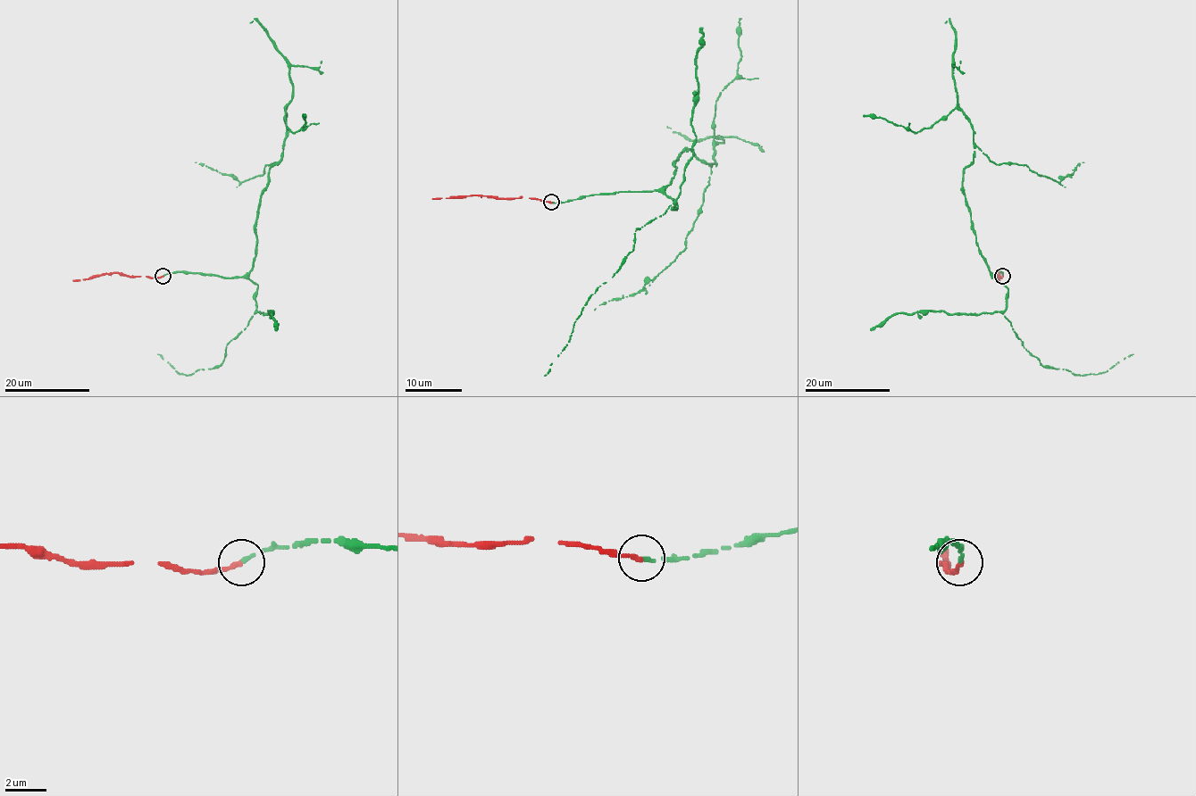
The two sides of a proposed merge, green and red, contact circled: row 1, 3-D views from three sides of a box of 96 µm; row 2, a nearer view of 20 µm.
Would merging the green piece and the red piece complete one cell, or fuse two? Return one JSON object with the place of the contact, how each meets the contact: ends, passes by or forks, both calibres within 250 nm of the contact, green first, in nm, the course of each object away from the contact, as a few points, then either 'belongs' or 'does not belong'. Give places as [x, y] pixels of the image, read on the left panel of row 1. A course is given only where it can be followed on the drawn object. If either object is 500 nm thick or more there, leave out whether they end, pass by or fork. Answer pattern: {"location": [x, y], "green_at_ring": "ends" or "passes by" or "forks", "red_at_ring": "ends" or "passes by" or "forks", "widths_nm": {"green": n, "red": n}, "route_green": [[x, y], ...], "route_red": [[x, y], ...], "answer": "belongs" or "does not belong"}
{"location": [163, 276], "green_at_ring": "ends", "red_at_ring": "ends", "widths_nm": {"green": 180, "red": 240}, "route_green": [[163, 276], [190, 272], [232, 278], [249, 272], [257, 208], [283, 146], [277, 164], [243, 182], [195, 162]], "route_red": [[163, 276], [108, 273], [72, 280]], "answer": "belongs"}

